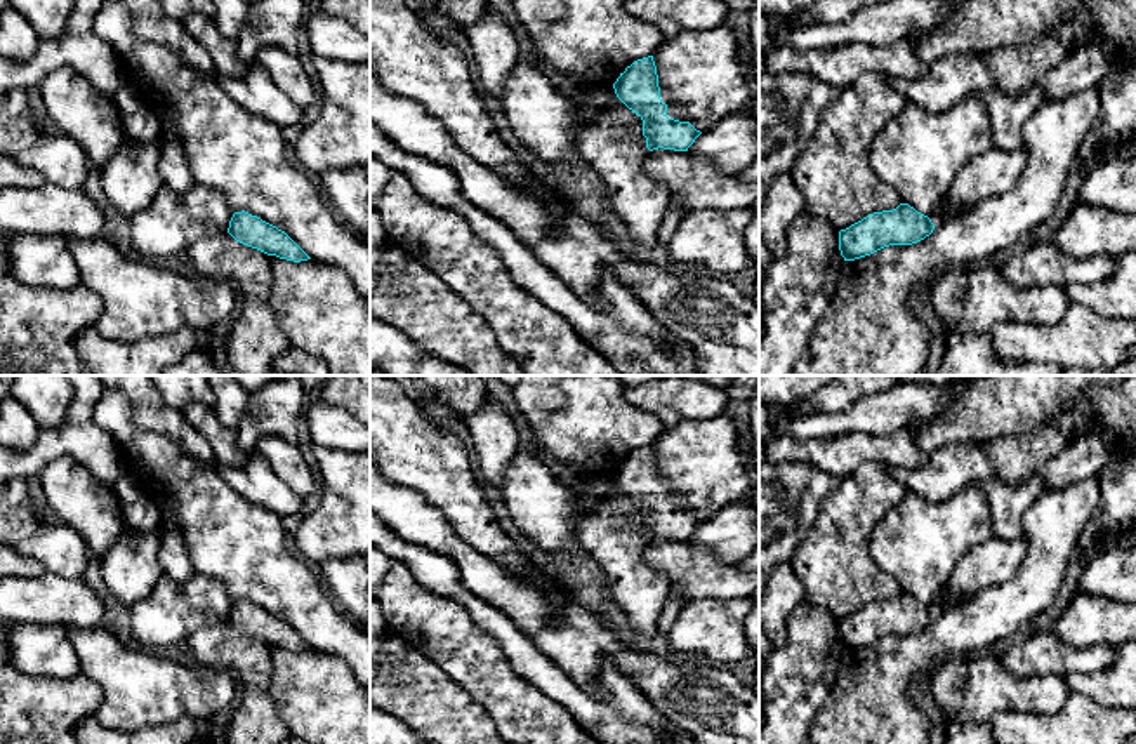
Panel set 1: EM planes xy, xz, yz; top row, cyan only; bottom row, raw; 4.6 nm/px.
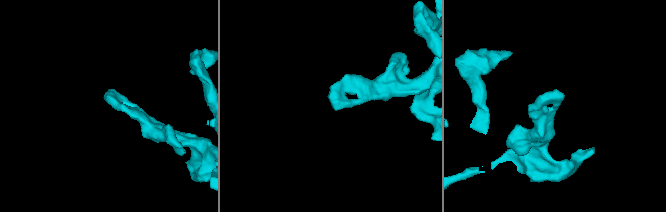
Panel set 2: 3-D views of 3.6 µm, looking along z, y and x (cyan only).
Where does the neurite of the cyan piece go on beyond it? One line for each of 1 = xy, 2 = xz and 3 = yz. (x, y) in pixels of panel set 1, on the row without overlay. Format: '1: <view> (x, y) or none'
1: none
2: none
3: none

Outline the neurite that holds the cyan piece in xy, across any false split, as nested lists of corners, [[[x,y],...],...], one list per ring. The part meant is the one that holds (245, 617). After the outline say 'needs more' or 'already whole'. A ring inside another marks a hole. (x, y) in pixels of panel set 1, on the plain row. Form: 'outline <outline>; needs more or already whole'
outline [[[245,600],[234,601],[228,622],[267,645],[301,652],[311,648],[285,621]]]; already whole

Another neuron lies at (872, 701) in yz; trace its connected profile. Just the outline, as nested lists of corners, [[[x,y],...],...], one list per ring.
[[[1096,476],[1063,488],[1040,494],[1039,501],[1025,513],[1027,553],[1014,575],[999,586],[976,593],[968,601],[941,610],[933,622],[912,634],[889,634],[870,645],[846,650],[825,707],[816,714],[802,744],[928,744],[928,720],[914,695],[928,674],[948,657],[973,657],[1013,636],[1021,626],[1035,624],[1042,612],[1054,601],[1067,572],[1068,560],[1077,551],[1077,541],[1100,504]]]

